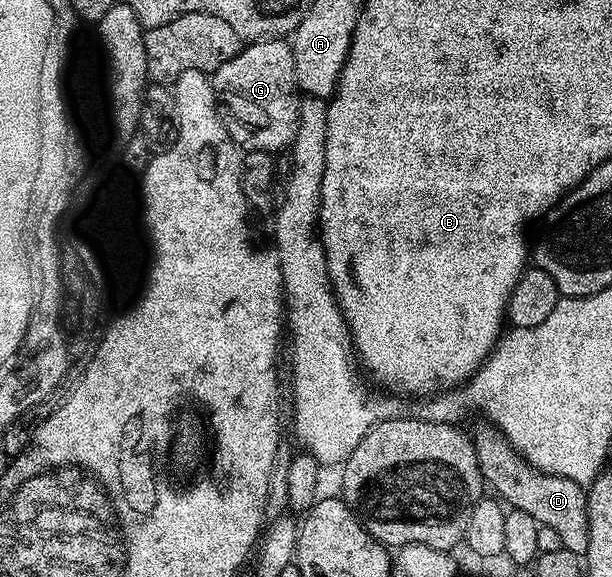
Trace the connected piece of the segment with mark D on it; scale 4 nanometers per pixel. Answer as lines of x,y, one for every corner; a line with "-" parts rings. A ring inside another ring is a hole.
480,421
471,430
472,445
478,457
480,473
485,484
505,504
529,512
540,526
553,528
562,540
563,548
576,556
587,554
589,549
589,517
587,490
566,476
541,473
520,456
491,422

